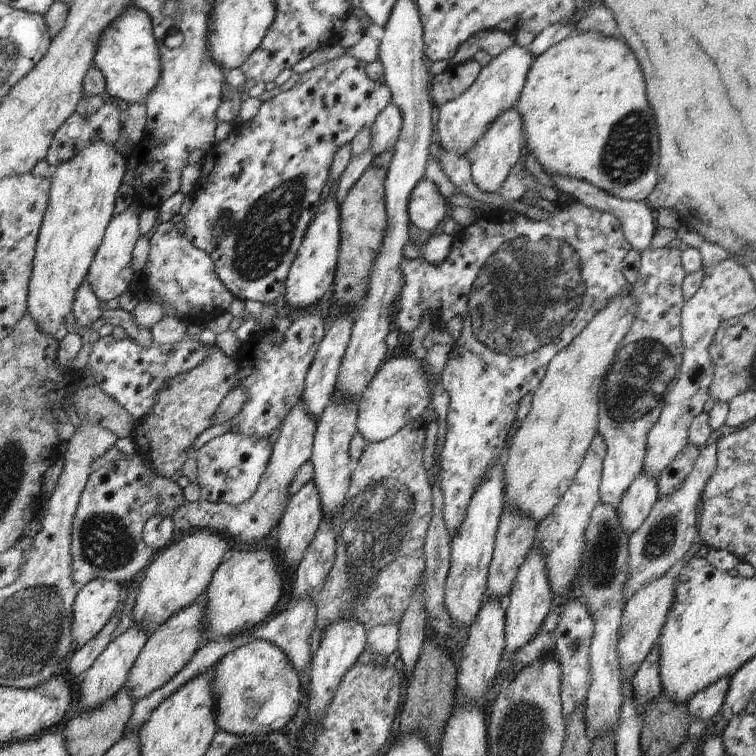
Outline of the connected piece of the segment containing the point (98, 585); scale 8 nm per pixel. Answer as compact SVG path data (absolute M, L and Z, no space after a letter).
M94 579L78 591L72 605L71 635L74 649L93 639L124 600L121 583Z

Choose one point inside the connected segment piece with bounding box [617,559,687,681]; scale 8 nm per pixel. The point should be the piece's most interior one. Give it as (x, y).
(645, 613)

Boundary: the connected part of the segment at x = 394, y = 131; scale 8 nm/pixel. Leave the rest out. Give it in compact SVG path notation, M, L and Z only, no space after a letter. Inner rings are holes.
M390 103L376 117L374 124L371 126L371 151L378 156L382 152L392 150L397 143L403 118L398 107L394 103Z

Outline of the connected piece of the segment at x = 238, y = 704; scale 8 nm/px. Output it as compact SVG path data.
M256 639L224 655L214 666L212 672L212 694L214 698L215 723L220 731L233 735L252 735L278 732L294 716L298 716L302 688L300 678L288 660L285 652L264 639Z

